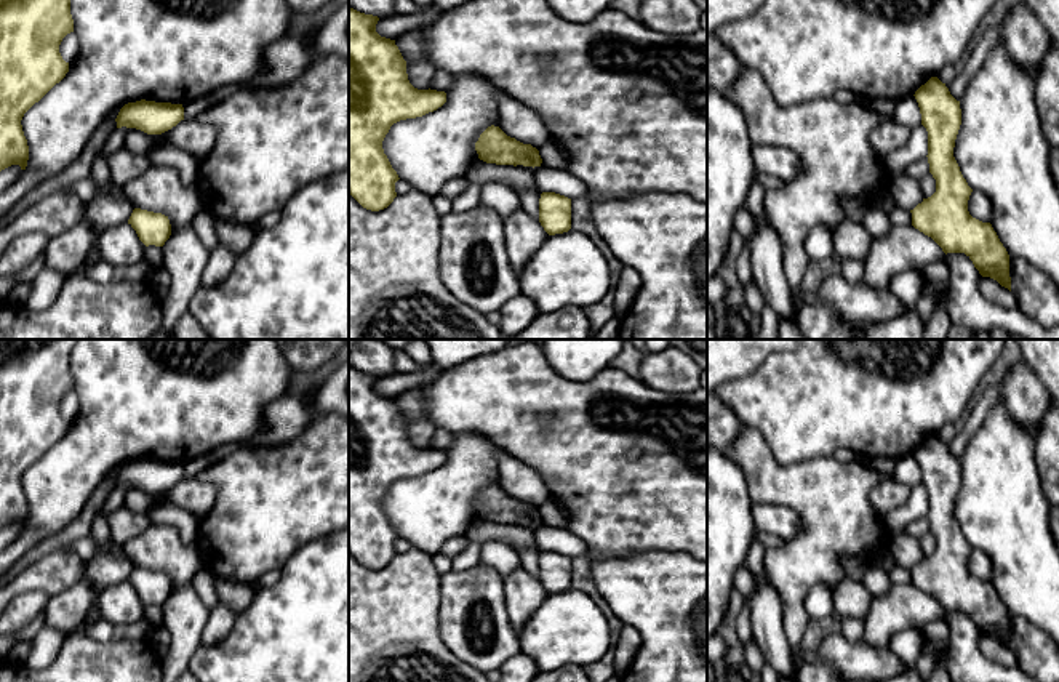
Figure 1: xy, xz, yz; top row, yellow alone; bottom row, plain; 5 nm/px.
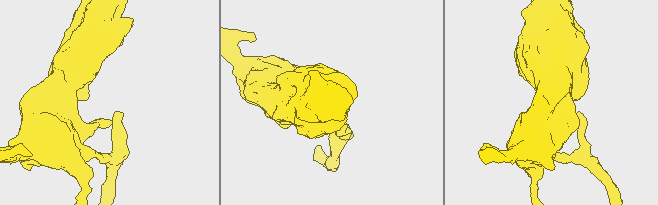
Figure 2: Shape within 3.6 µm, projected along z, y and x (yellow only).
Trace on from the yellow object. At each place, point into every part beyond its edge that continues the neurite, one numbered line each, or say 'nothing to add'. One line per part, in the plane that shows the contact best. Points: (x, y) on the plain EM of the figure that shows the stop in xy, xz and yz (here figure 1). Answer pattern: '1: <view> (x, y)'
nothing to add

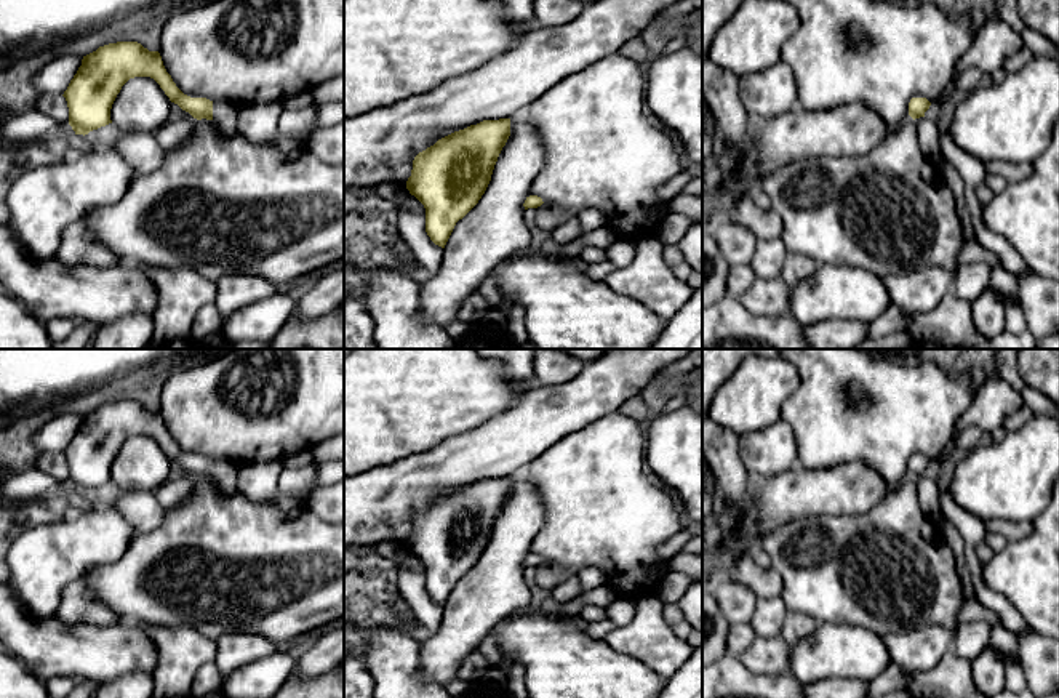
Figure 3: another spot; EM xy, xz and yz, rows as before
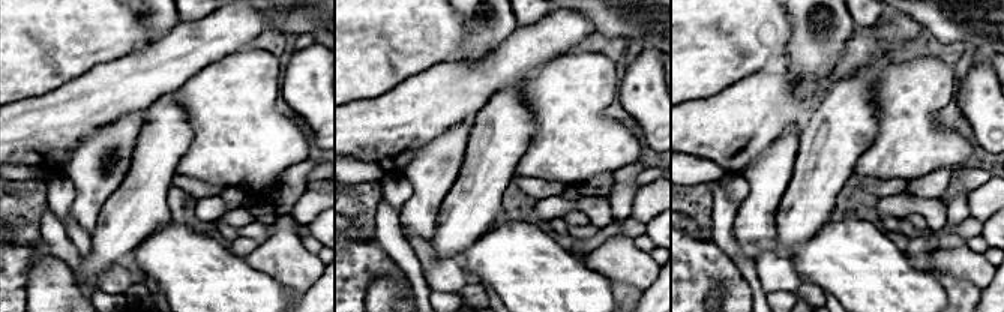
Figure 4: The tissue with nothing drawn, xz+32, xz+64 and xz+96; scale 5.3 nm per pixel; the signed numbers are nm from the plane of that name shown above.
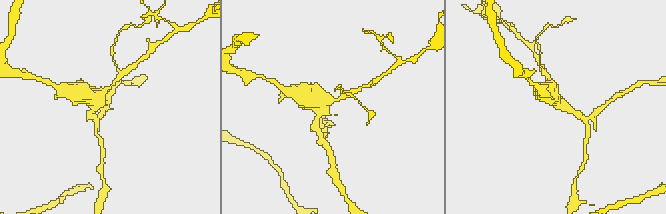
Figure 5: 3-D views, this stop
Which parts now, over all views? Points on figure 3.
1: xy (224, 474)

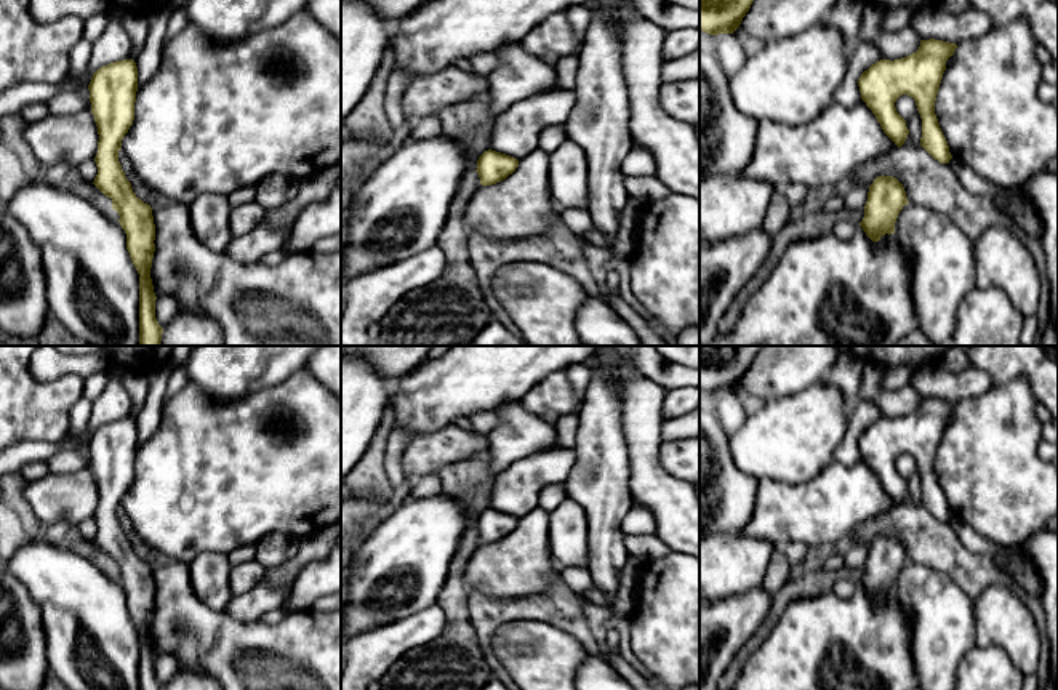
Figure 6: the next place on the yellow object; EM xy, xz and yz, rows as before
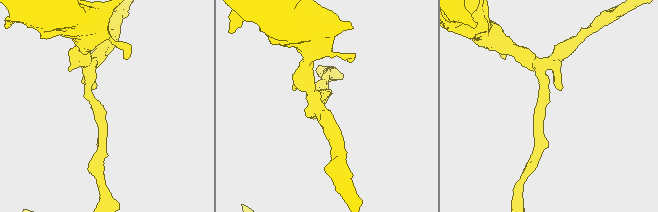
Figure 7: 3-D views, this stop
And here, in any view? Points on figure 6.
nothing to add

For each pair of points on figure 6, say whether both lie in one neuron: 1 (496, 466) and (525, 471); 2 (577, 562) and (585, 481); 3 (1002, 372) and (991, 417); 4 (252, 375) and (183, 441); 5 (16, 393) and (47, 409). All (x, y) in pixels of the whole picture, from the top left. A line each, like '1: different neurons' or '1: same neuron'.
1: different neurons
2: different neurons
3: different neurons
4: different neurons
5: same neuron

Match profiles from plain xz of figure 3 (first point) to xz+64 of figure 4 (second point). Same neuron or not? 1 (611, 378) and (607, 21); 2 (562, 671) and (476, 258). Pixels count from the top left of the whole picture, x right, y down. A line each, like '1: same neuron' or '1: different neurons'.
1: different neurons
2: same neuron

